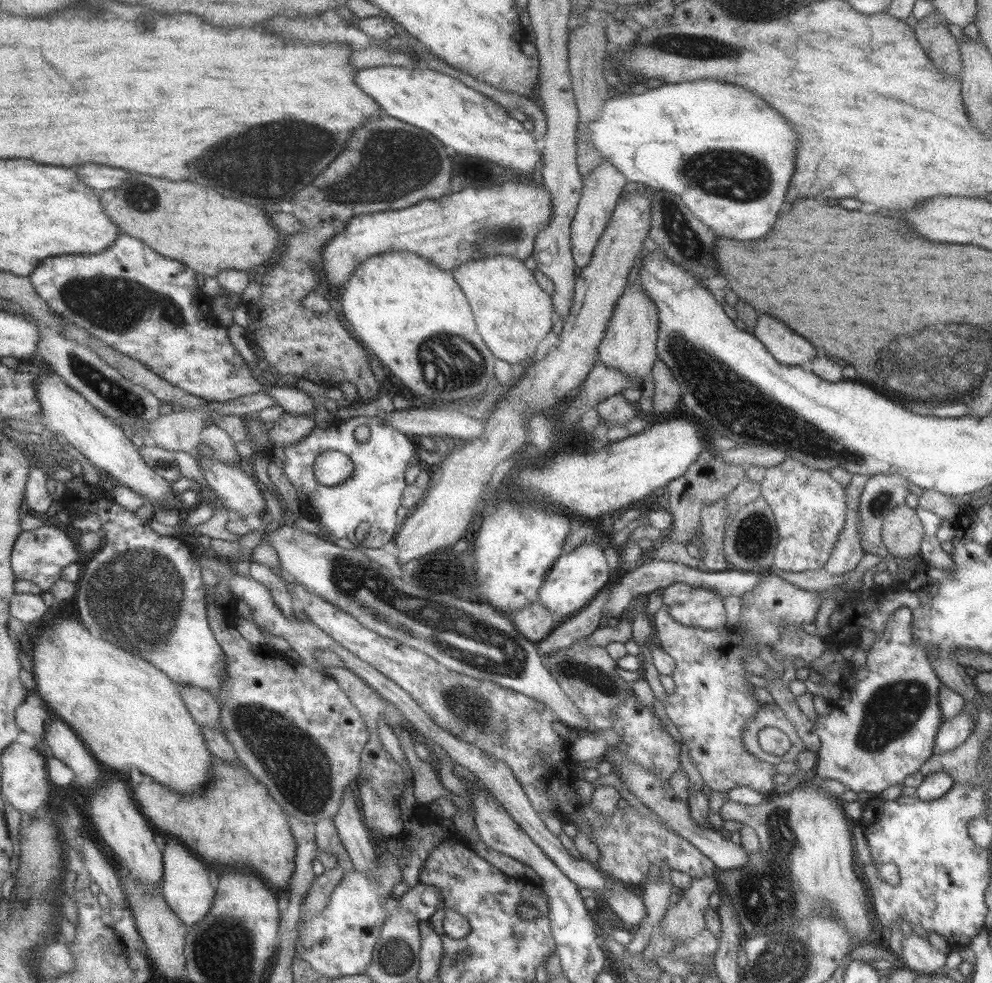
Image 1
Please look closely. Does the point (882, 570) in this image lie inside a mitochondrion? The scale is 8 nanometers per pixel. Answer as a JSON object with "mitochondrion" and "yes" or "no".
{"mitochondrion":"no"}

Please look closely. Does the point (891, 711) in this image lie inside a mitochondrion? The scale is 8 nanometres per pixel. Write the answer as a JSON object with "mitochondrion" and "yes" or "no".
{"mitochondrion":"yes"}

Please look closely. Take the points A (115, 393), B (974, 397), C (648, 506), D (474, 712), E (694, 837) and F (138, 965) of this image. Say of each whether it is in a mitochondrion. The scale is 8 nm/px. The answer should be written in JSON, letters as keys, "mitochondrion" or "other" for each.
{"A":"mitochondrion","B":"mitochondrion","C":"other","D":"mitochondrion","E":"other","F":"other"}

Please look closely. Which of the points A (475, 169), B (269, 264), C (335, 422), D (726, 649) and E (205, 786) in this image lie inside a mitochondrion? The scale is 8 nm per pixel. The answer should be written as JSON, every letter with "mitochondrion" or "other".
{"A":"other","B":"other","C":"other","D":"other","E":"other"}

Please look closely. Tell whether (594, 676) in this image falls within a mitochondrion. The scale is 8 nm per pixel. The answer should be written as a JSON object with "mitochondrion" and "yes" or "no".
{"mitochondrion":"yes"}

